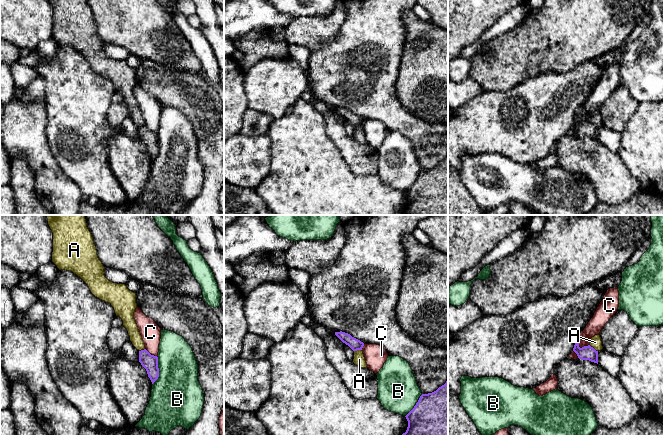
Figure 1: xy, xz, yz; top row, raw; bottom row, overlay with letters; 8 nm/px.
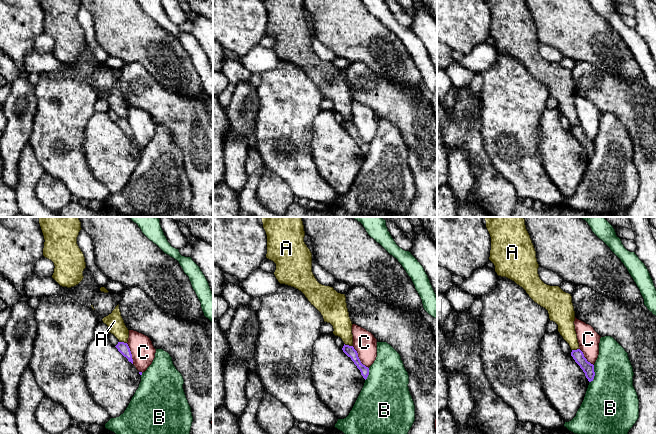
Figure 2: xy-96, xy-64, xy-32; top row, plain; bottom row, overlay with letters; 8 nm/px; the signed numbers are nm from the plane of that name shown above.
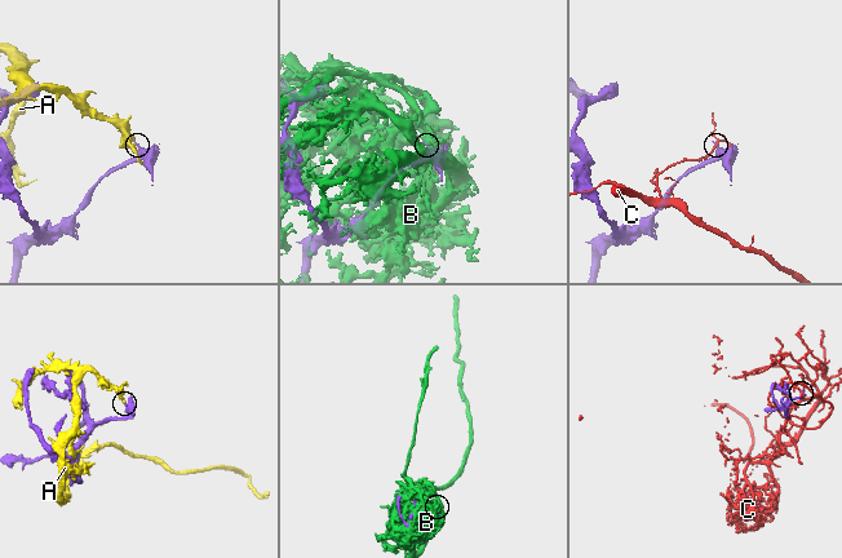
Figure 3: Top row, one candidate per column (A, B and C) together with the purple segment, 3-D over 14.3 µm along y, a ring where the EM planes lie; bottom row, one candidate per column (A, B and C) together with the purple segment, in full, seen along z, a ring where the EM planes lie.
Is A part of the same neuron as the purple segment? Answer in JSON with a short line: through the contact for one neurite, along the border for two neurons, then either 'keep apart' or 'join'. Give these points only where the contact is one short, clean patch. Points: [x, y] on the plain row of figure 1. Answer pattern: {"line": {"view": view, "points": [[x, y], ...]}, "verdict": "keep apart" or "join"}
{"line": {"view": "yz", "points": [[589, 121], [597, 127]]}, "verdict": "keep apart"}

